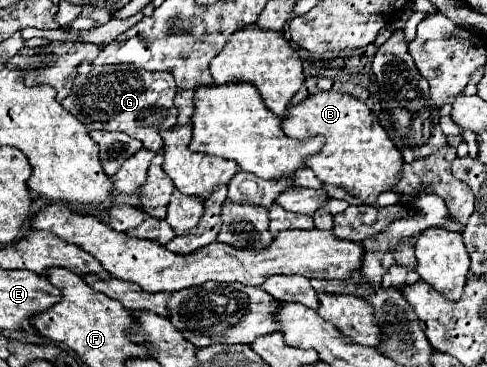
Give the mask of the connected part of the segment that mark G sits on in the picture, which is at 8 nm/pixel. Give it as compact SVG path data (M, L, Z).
M132 64L126 66L96 66L92 68L88 74L84 76L76 76L72 92L62 100L62 106L74 114L88 130L104 130L104 132L112 132L112 130L120 130L132 138L138 138L146 150L152 152L160 152L162 150L162 138L160 138L160 130L162 128L174 128L176 126L176 108L172 104L174 100L174 78L170 72L148 72L148 70L140 70Z

